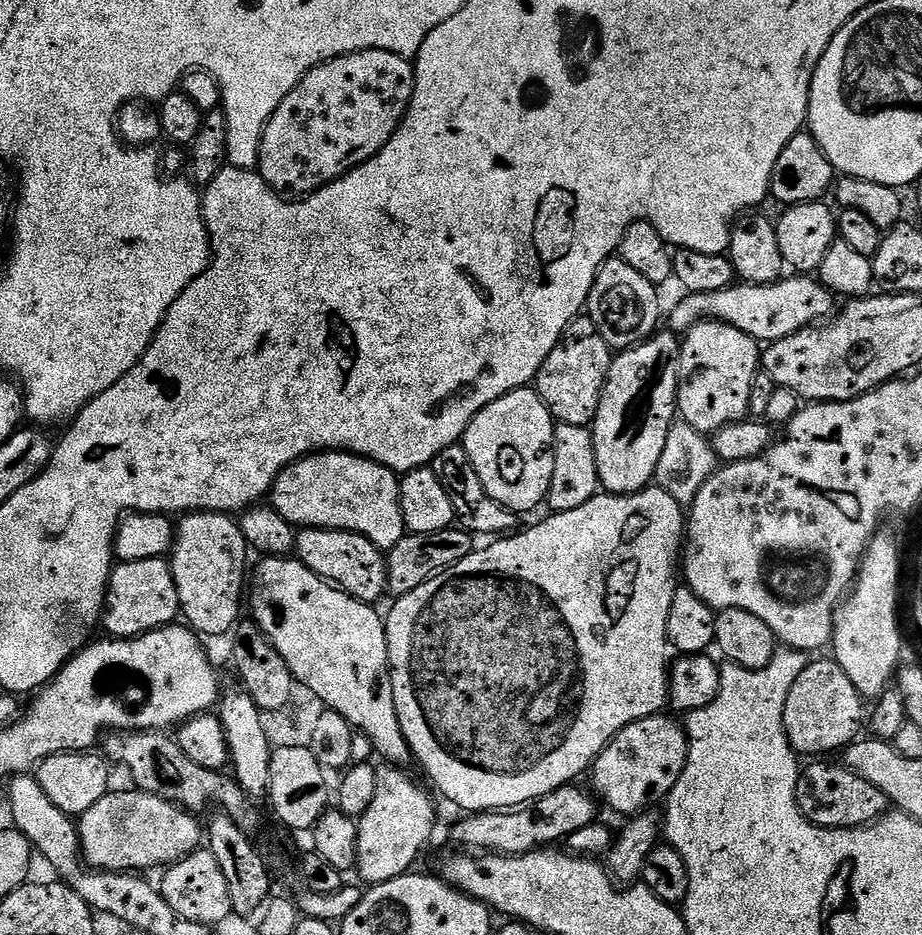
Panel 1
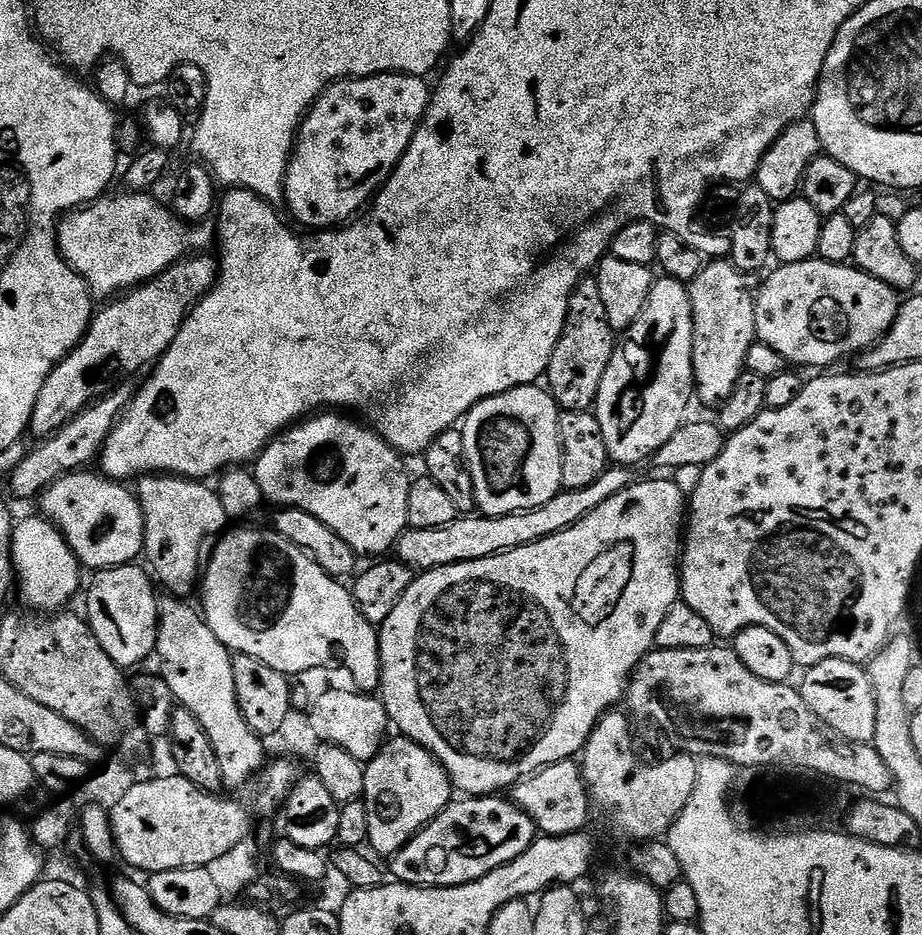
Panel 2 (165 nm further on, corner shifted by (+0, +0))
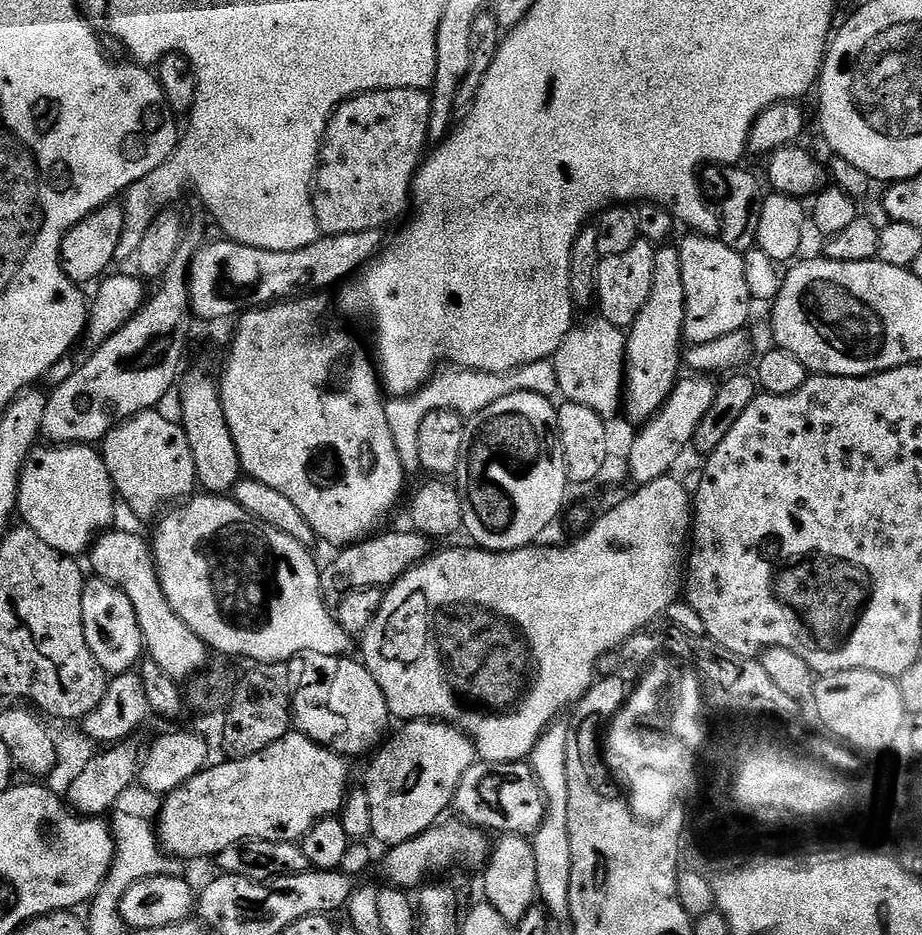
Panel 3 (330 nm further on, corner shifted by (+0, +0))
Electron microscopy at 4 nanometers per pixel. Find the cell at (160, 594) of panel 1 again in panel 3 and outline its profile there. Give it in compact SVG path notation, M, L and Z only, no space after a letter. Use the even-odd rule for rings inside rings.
M92 578L85 583L82 590L82 626L86 630L86 642L104 672L128 674L141 663L146 649L138 626L138 614L130 598L126 598L126 594L110 582Z

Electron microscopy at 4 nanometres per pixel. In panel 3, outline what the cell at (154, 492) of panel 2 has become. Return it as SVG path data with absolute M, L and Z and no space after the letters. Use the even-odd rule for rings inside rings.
M153 410L138 414L117 426L102 441L106 470L116 487L117 497L123 503L125 500L140 520L155 521L169 506L187 501L198 488L194 454L190 454L184 426L175 419L167 420L162 413Z

